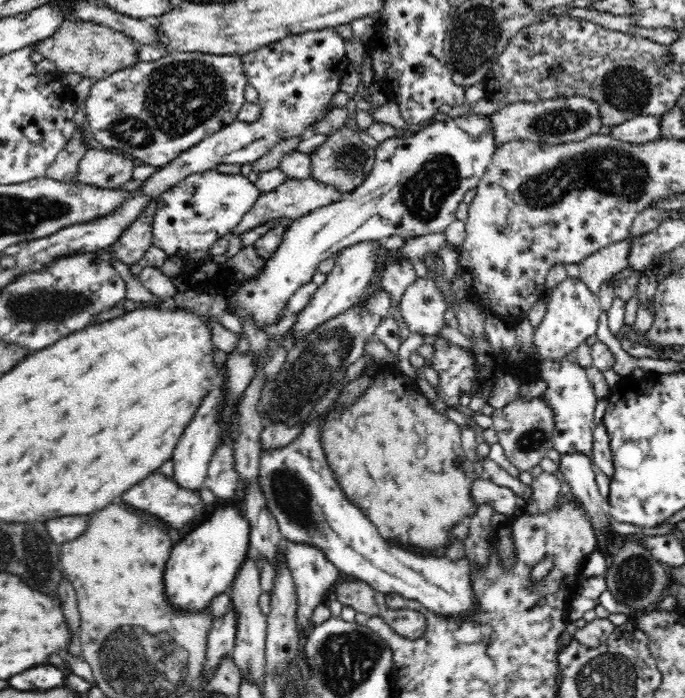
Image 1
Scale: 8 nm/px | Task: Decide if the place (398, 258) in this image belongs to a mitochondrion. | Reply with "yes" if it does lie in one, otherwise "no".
no

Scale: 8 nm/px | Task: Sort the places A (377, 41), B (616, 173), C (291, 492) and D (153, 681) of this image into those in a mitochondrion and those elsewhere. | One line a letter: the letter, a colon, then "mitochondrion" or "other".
A: other
B: mitochondrion
C: mitochondrion
D: mitochondrion

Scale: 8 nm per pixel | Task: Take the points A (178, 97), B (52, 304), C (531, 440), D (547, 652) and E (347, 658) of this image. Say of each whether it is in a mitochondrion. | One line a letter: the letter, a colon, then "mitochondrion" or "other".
A: mitochondrion
B: mitochondrion
C: mitochondrion
D: other
E: mitochondrion

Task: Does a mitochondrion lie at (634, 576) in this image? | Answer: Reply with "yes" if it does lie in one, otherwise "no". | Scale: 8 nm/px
yes

